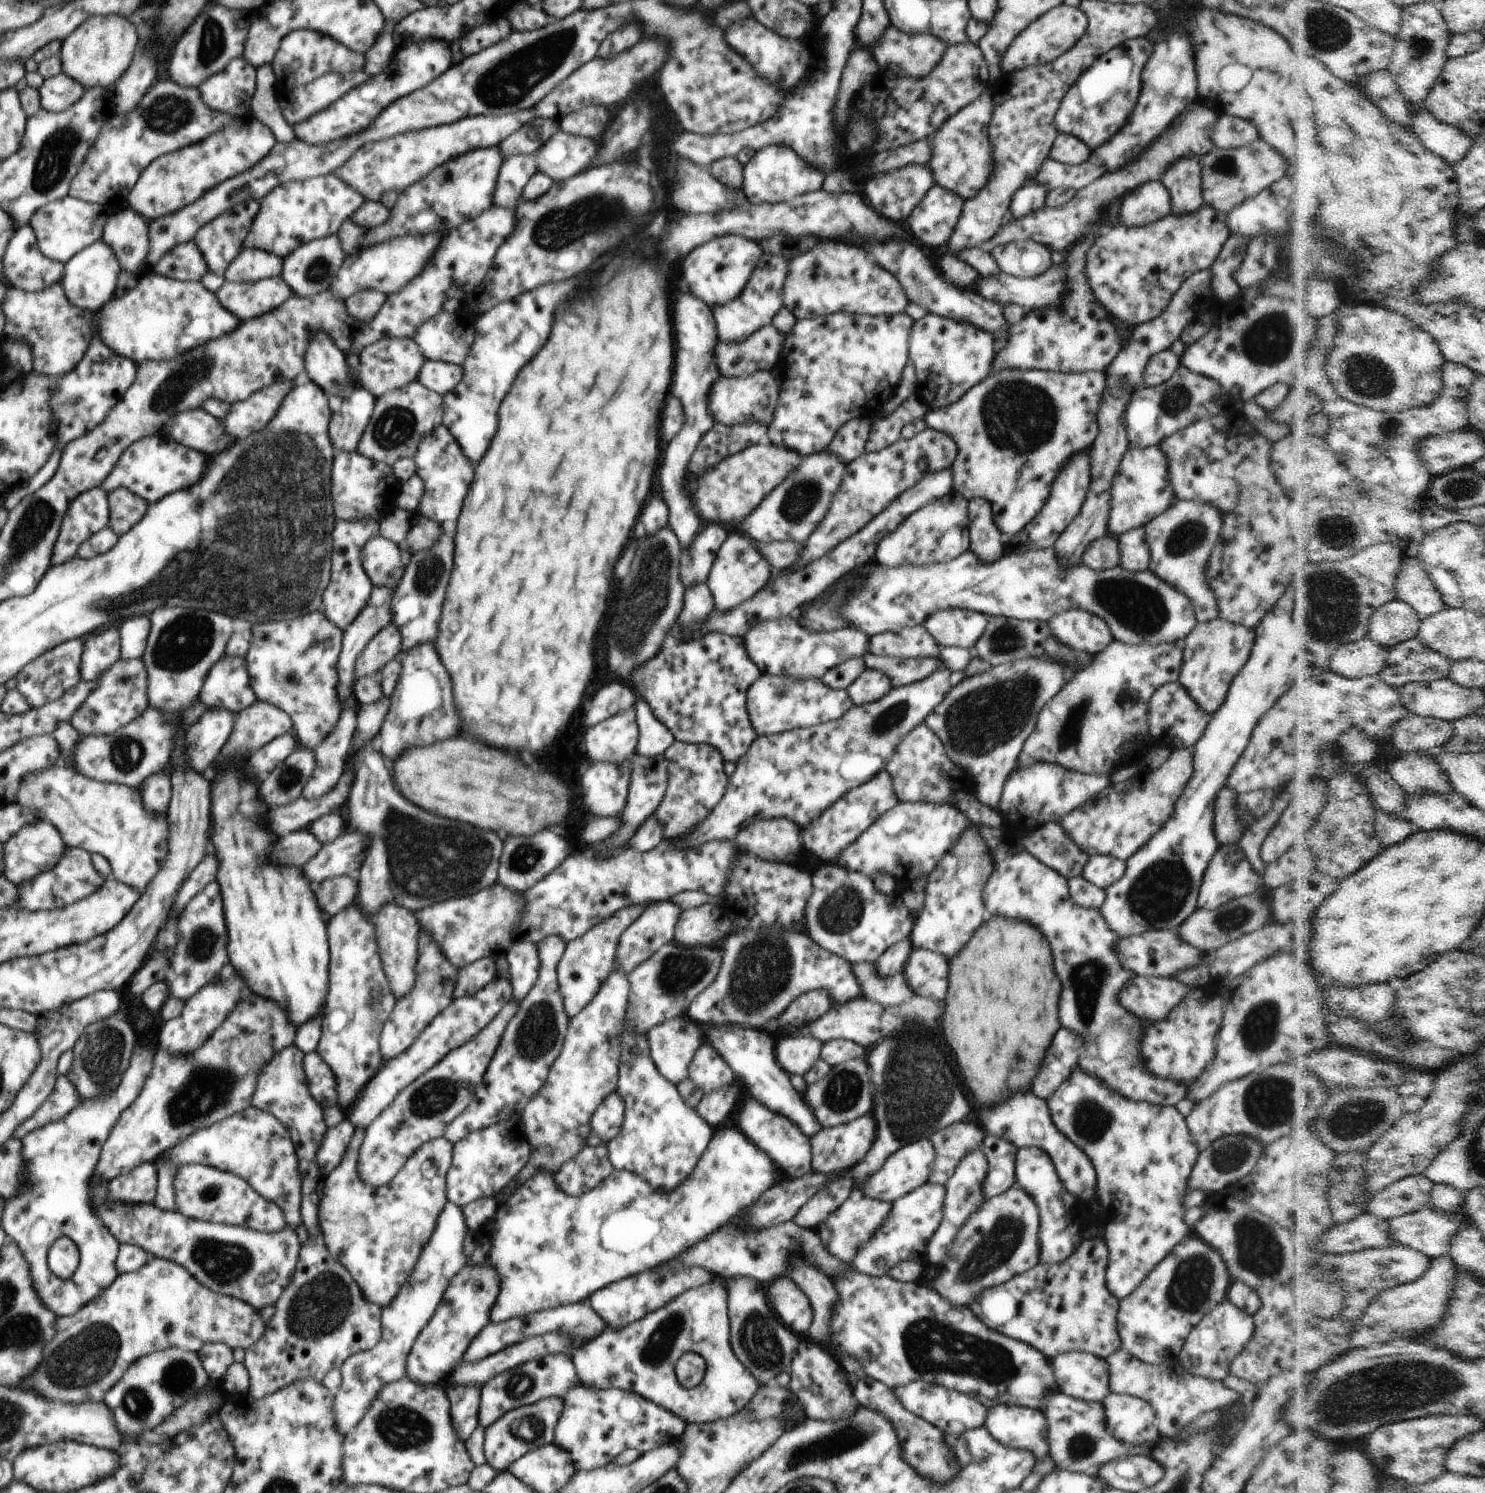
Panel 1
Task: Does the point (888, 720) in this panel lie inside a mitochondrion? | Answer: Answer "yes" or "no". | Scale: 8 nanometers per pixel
yes

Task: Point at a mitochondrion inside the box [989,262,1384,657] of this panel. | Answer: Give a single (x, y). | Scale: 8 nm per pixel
(1331, 601)

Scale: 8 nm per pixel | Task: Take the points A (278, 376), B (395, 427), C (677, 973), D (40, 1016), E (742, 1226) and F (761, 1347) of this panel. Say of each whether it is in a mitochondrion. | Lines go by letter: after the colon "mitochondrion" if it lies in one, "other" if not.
A: other
B: mitochondrion
C: mitochondrion
D: other
E: other
F: mitochondrion

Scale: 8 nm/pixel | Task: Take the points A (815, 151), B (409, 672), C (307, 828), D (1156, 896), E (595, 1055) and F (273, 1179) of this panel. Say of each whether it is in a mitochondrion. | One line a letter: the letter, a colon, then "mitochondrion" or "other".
A: mitochondrion
B: other
C: other
D: mitochondrion
E: mitochondrion
F: other

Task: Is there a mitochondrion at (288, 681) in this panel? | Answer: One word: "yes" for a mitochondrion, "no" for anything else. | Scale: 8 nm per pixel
yes

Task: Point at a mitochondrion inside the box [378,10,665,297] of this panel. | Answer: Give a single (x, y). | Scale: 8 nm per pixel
(507, 82)

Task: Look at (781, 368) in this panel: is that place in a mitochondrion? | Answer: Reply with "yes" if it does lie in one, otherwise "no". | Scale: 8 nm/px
no

